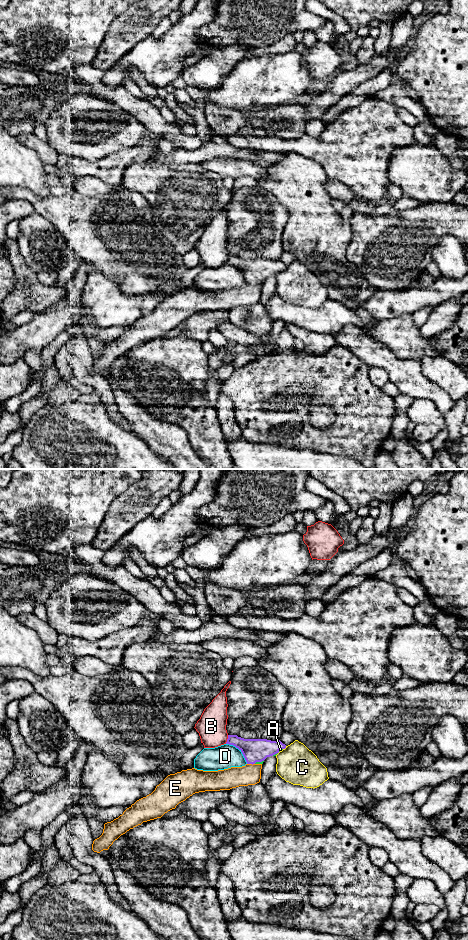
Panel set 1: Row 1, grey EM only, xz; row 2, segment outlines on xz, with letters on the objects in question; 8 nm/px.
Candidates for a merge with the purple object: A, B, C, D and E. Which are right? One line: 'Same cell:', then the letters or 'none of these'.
Same cell: A

